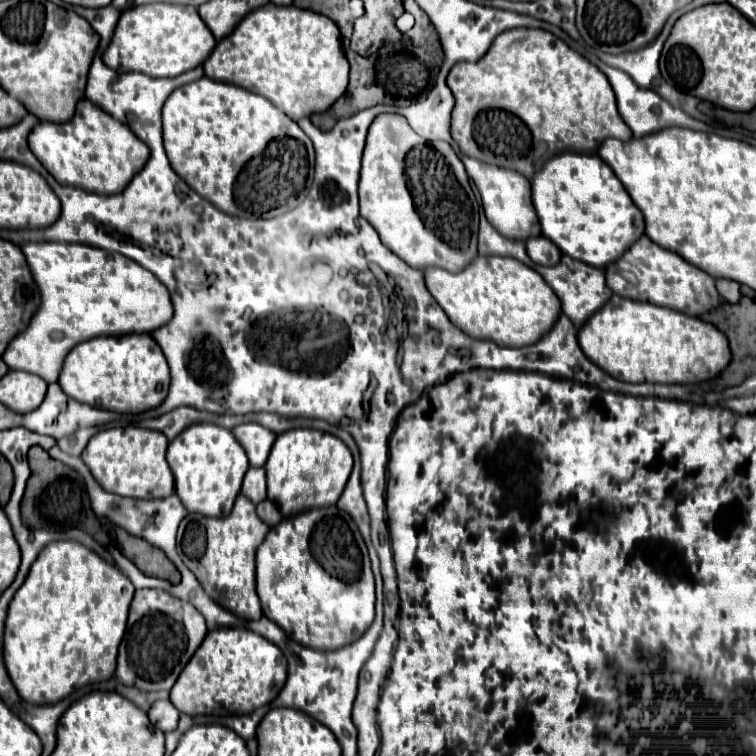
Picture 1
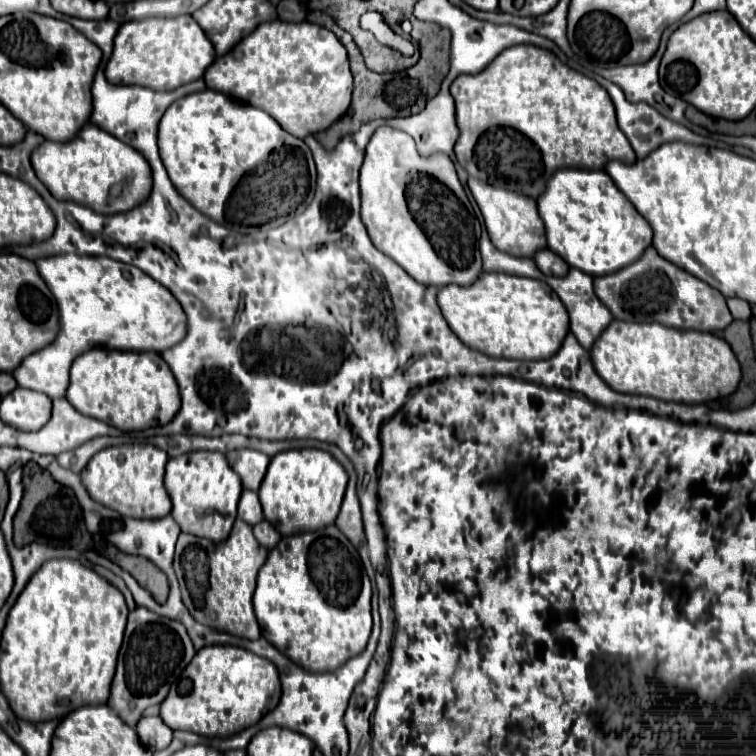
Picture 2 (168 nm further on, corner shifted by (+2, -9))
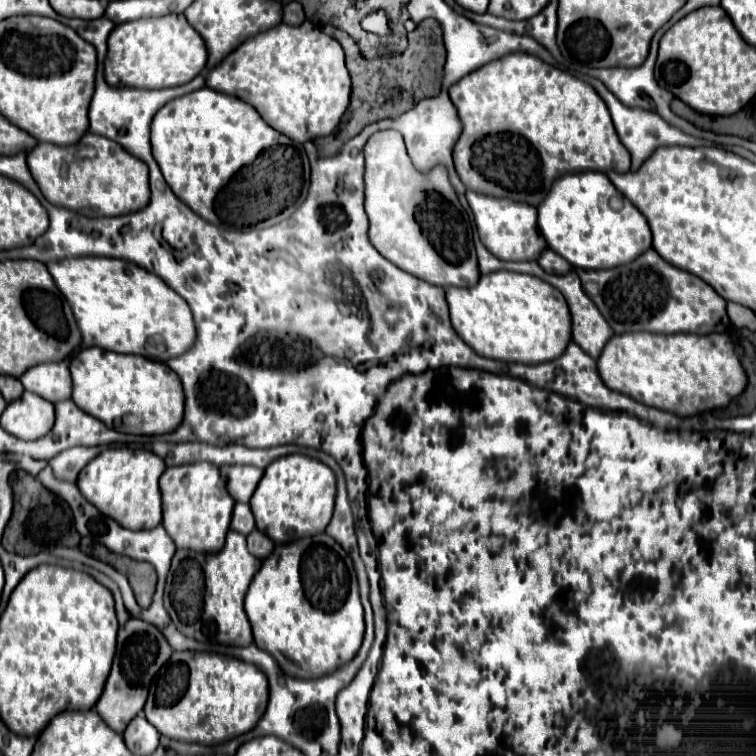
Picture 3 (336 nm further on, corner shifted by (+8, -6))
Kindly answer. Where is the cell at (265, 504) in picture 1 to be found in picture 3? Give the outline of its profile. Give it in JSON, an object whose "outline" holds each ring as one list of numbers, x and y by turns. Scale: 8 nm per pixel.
{"outline":[[252,530,246,538,248,538,248,550,256,558,264,560,272,552,272,548,274,548,274,542,266,534,262,534,260,530]]}

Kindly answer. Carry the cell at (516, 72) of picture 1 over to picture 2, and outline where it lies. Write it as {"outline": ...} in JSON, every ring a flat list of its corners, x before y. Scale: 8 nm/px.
{"outline":[[534,45,508,47,482,73,460,75,452,83,450,93,456,101,456,121,460,127,456,159,470,177,478,177,478,181,494,187,504,187,538,199,542,189,546,189,546,181,558,169,578,167,600,171,606,167,606,161,626,161,628,165,636,161,634,149,616,125,614,105,606,89,594,79,566,67,546,49]]}

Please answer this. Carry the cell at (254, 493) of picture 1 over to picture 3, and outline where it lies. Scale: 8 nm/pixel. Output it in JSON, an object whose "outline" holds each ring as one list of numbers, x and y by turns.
{"outline":[[238,502,238,504,234,506,230,528,232,528,232,530,238,530,240,534,250,534,250,532,254,530,254,514,252,514,252,510,250,510,248,504]]}

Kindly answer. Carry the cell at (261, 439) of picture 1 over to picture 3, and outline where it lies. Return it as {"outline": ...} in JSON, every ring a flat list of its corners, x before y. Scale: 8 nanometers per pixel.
{"outline":[[232,464,232,466,220,466,220,474,224,474,224,480,228,482,228,490,232,490,232,498,236,502,248,502,264,474,264,470,248,464]]}

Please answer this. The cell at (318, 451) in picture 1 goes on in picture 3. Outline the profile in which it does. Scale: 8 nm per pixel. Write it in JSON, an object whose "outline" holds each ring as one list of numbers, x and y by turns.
{"outline":[[290,454,276,458,264,470,250,506,256,518,256,528,268,534,268,538,272,538,274,542,282,544,282,540,292,542,296,538,324,532,332,518,334,496,336,476,324,462,304,454]]}

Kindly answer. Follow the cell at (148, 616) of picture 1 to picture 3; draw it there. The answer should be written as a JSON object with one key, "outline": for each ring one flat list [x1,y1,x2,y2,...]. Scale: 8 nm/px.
{"outline":[[130,618,120,630,118,630,118,646,116,646,116,656,112,662,110,676,106,680,104,692,100,700,96,702,96,712,108,722,108,726,114,726,118,734,124,732,128,722,144,708,148,700,148,690,150,684,156,680,158,672,162,666,170,660,172,656,172,646,168,644,166,636,156,628,154,624,148,624,140,618]]}

